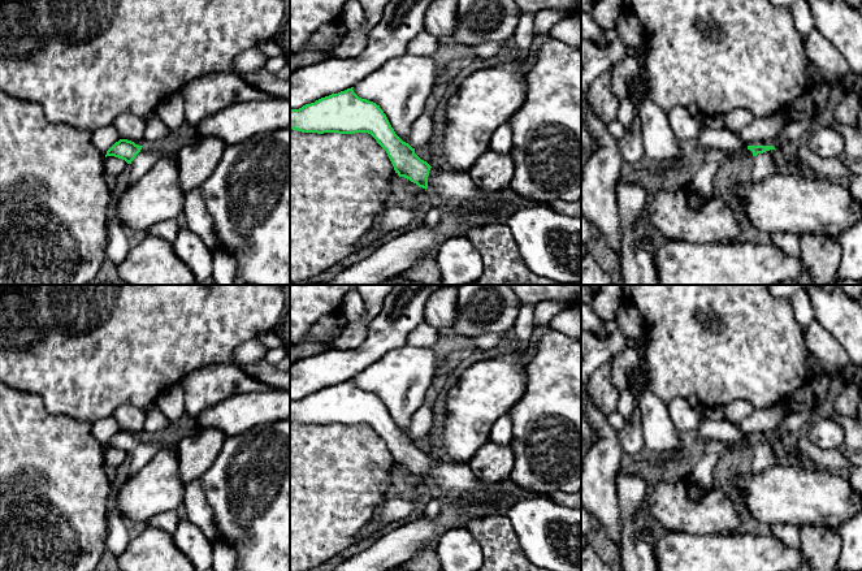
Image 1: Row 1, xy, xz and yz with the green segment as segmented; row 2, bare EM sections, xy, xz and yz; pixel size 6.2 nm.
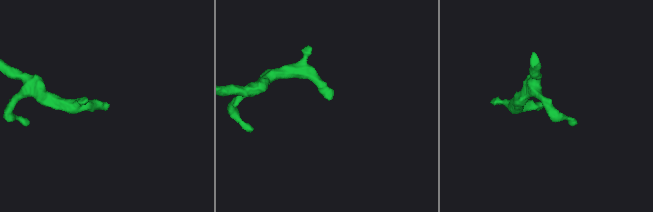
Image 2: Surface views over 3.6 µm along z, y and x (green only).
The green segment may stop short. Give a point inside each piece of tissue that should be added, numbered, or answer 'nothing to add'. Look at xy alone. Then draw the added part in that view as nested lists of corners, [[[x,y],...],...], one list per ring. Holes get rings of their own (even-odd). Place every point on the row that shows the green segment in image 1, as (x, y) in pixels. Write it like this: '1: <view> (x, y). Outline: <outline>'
1: xy (148, 156). Outline: [[[164,143],[161,147],[157,144],[151,147],[143,146],[130,164],[131,174],[129,186],[138,182],[163,157],[177,159],[177,150],[173,150],[168,143]]]

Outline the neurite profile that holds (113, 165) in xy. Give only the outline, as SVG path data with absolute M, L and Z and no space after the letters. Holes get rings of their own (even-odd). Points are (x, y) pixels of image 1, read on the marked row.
M114 156L105 157L105 172L112 176L118 176L125 168L127 163L122 159Z

